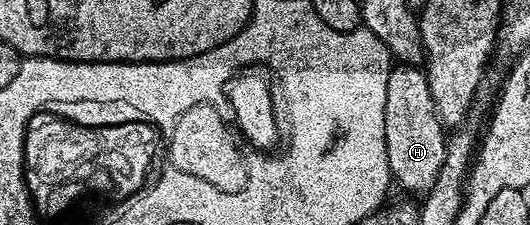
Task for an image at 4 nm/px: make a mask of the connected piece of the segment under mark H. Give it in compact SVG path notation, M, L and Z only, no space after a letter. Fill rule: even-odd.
M397 63L390 68L387 75L387 107L383 107L383 131L387 139L387 163L394 182L397 181L409 193L424 195L435 183L439 175L439 167L443 167L447 130L441 124L435 111L435 99L431 99L429 78L424 68L413 63Z

